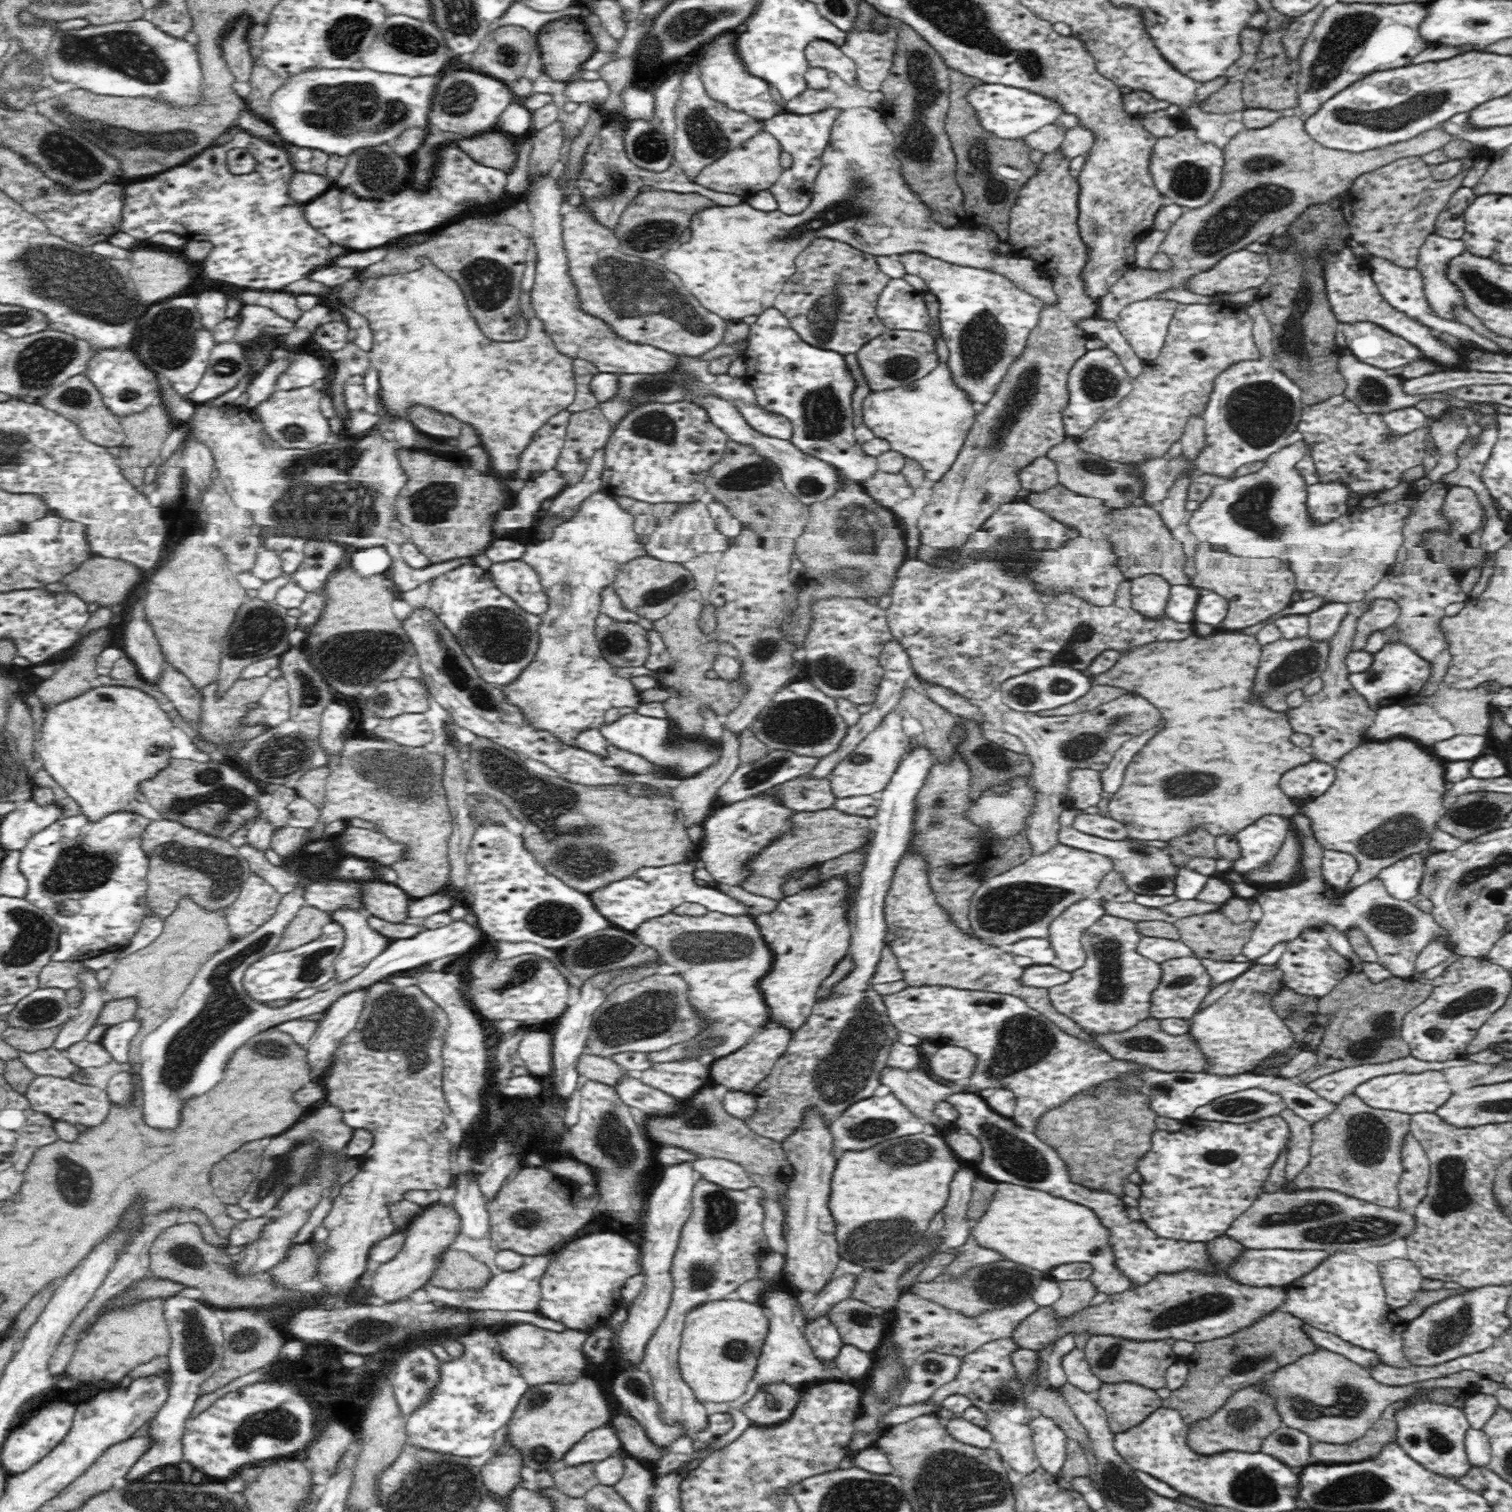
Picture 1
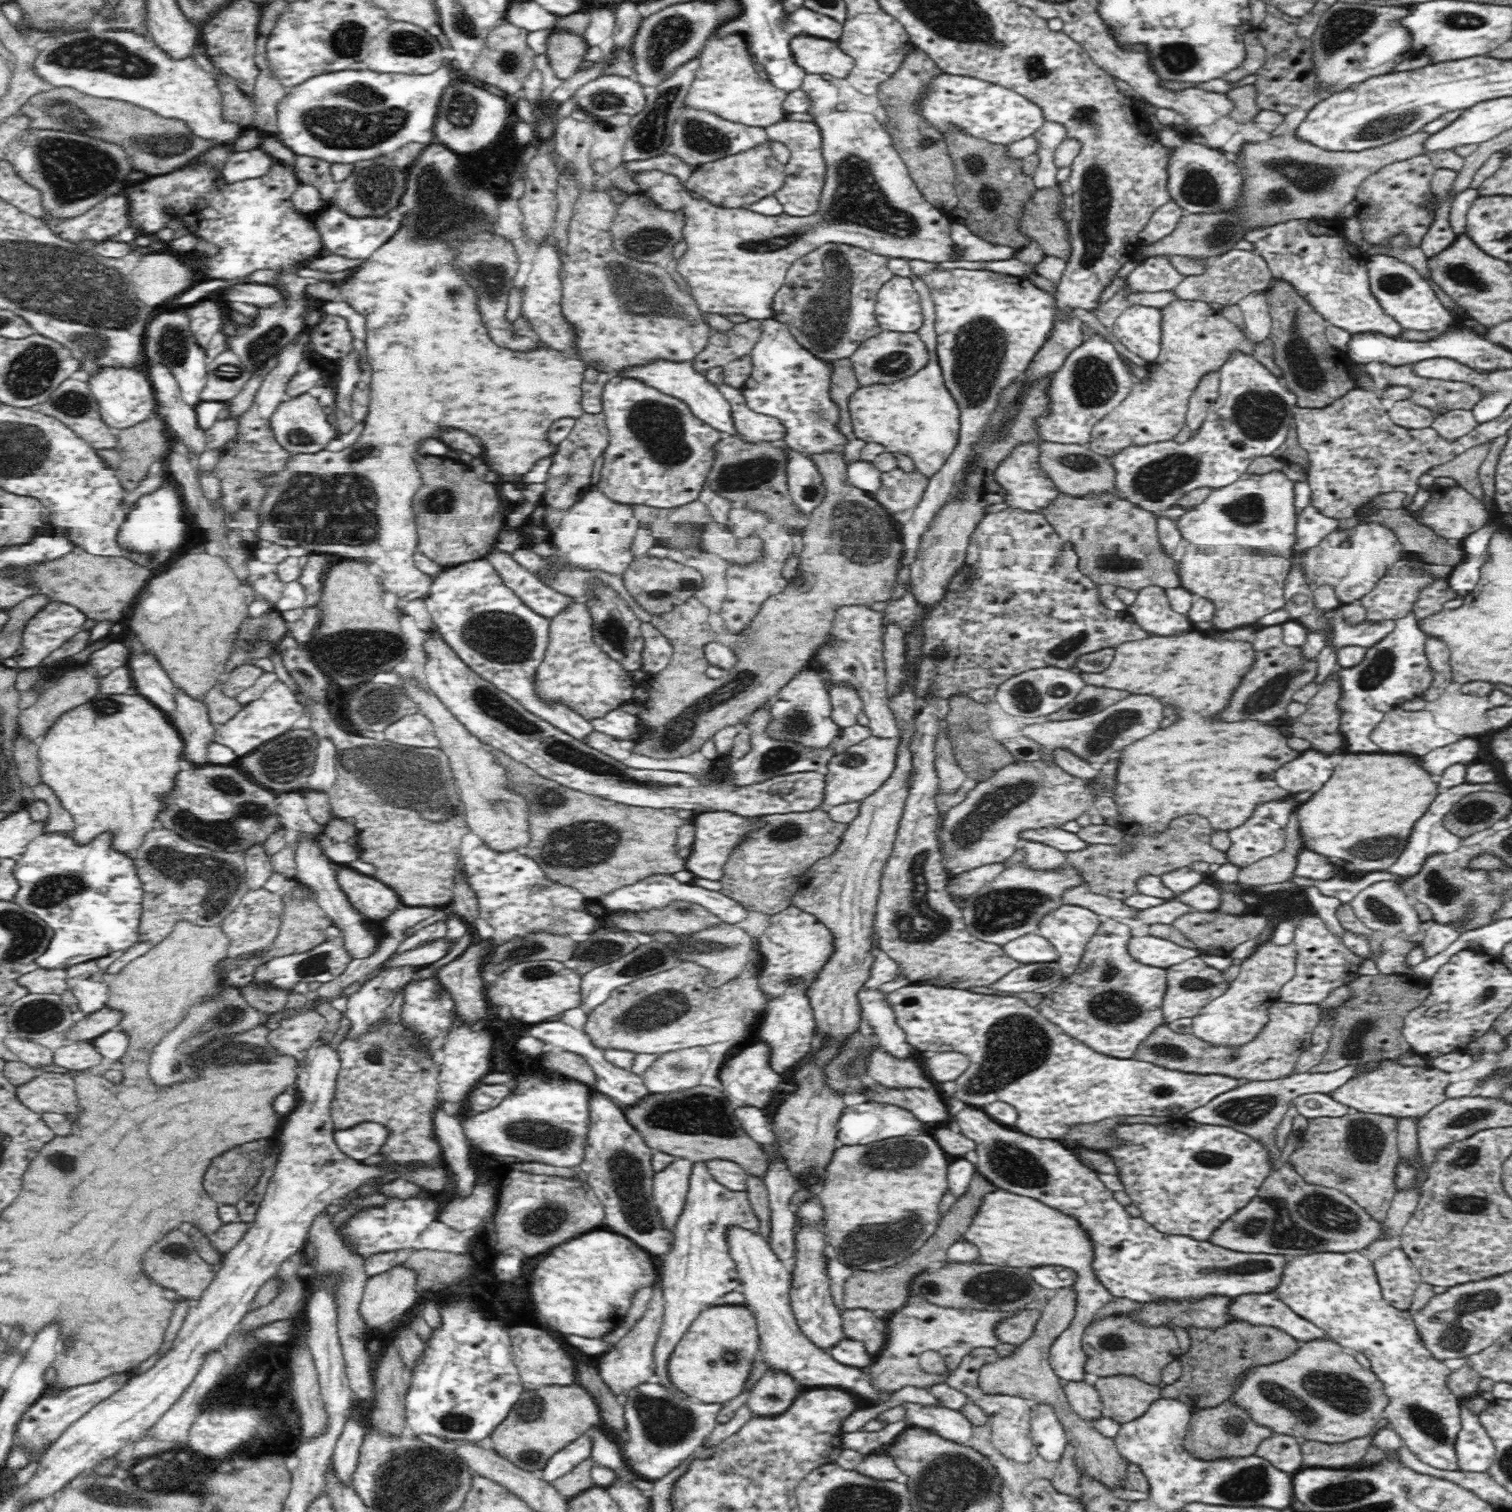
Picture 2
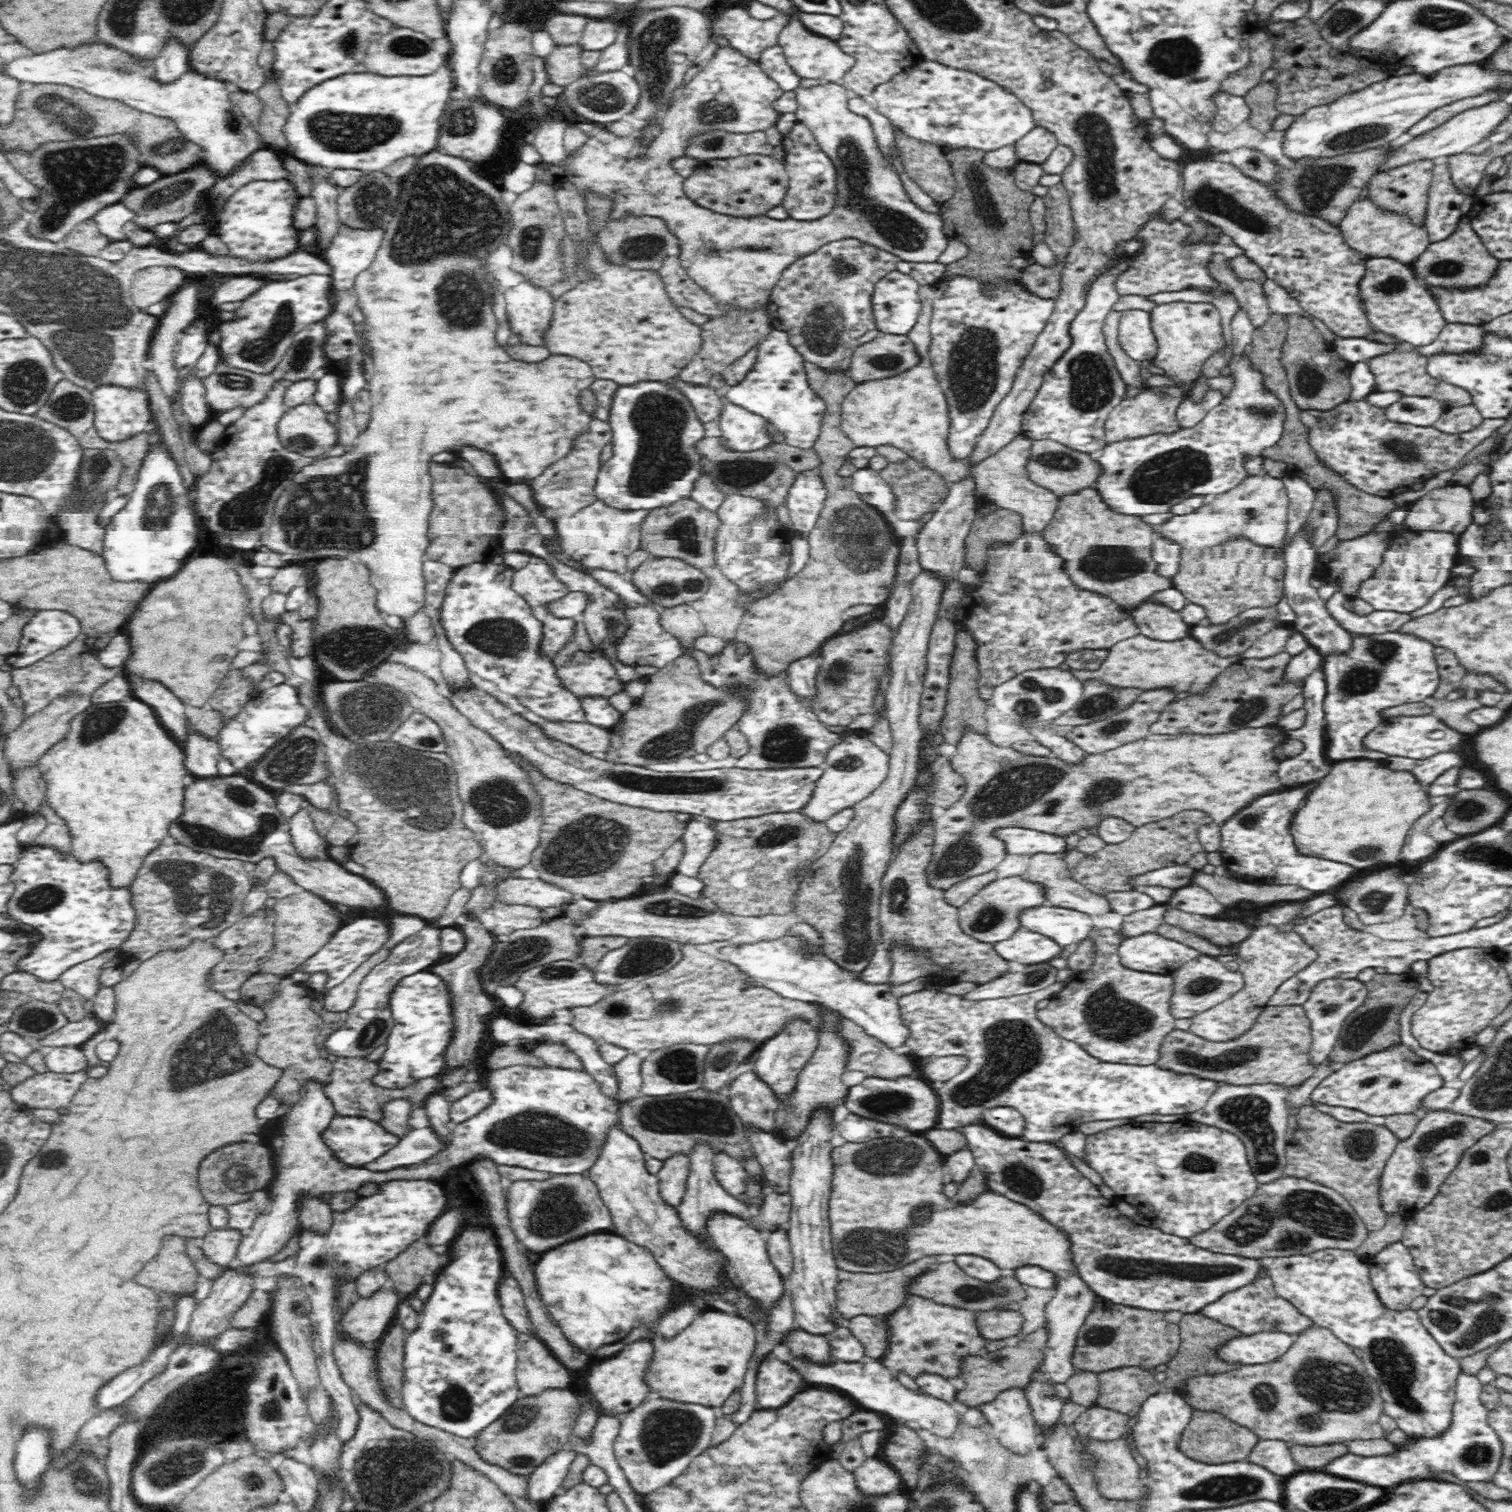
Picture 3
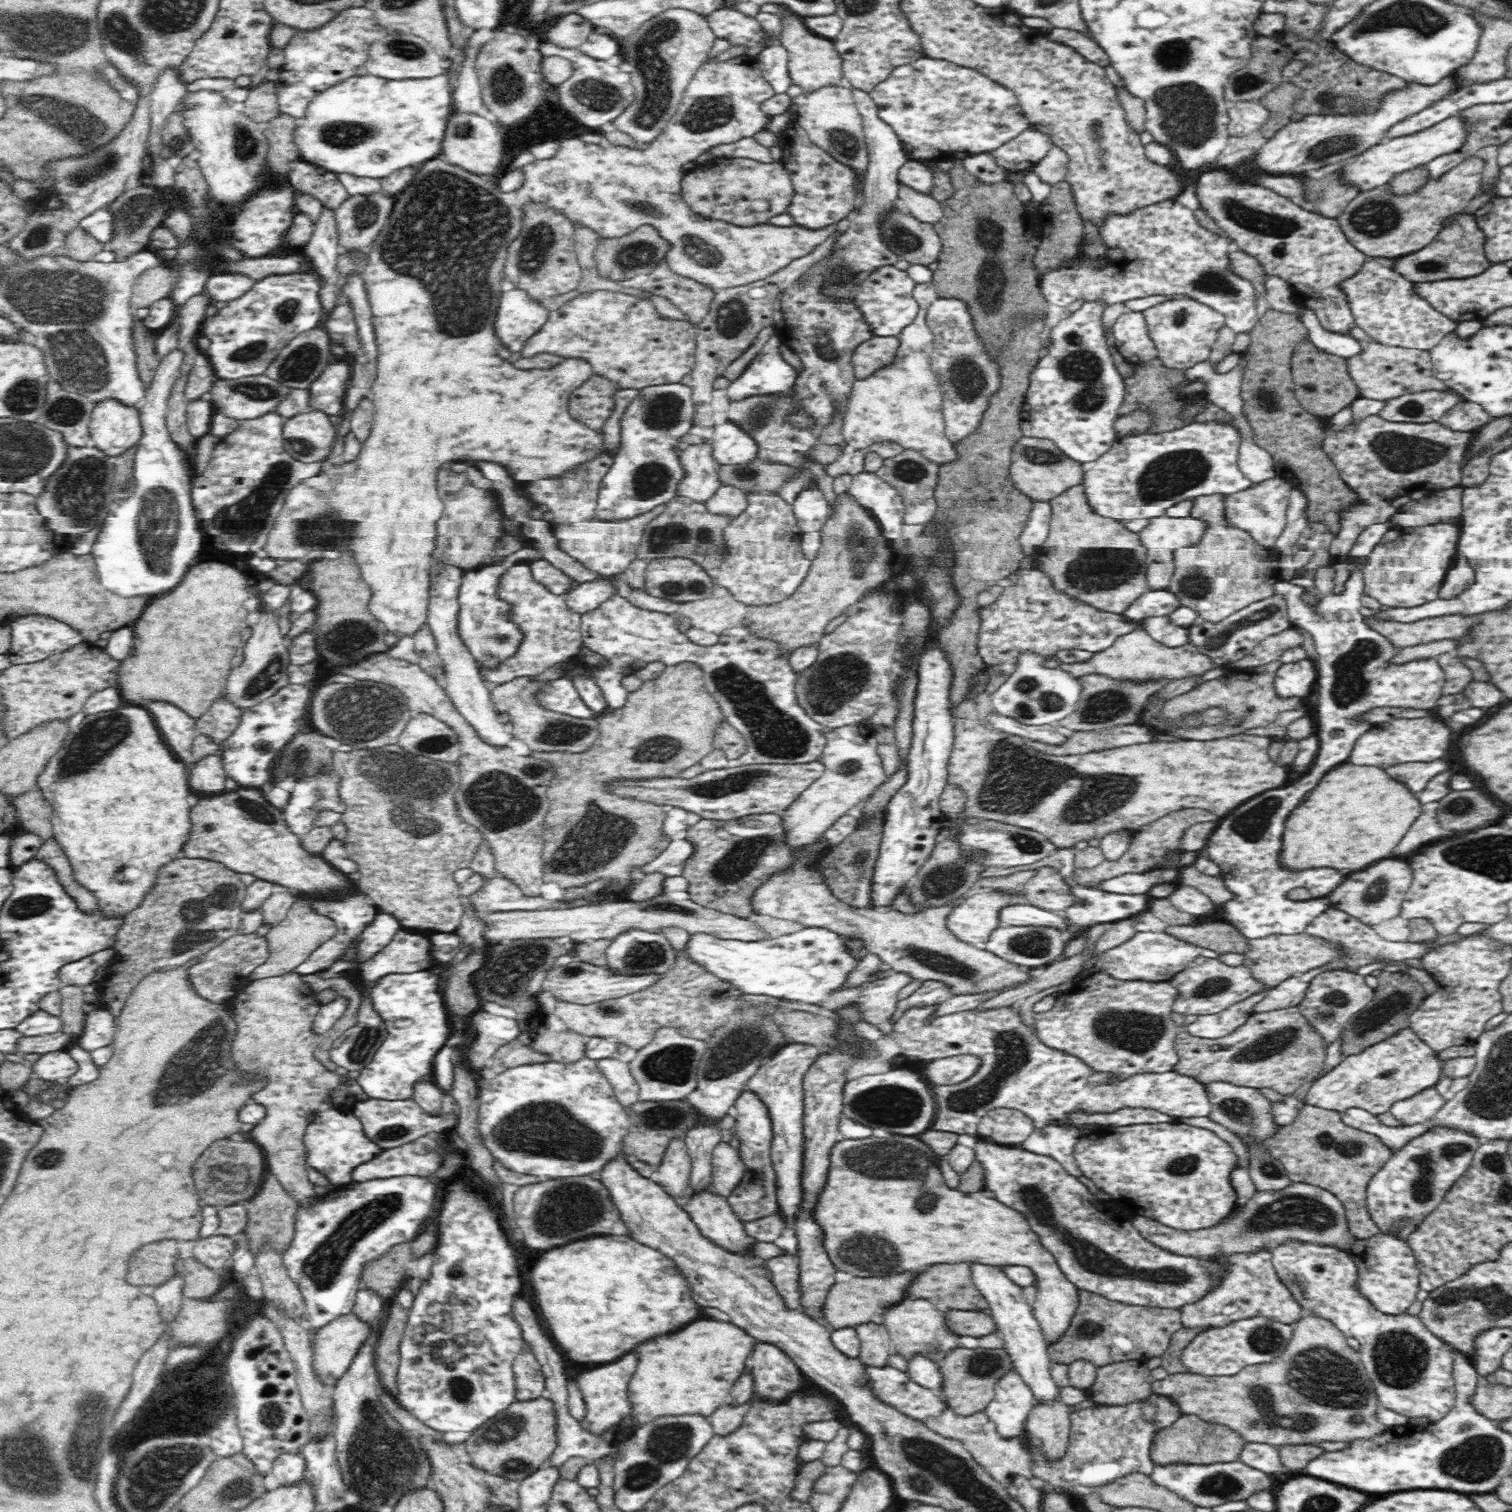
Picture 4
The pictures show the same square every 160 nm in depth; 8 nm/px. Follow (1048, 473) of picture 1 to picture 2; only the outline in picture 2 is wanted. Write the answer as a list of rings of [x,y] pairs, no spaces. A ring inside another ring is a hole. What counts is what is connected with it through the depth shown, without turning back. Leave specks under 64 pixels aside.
[[[1036,442],[1018,445],[1011,456],[1004,459],[996,469],[997,484],[1006,491],[1005,502],[1012,508],[1021,508],[1030,512],[1040,511],[1040,508],[1048,506],[1059,494],[1054,481],[1041,470],[1038,445]]]

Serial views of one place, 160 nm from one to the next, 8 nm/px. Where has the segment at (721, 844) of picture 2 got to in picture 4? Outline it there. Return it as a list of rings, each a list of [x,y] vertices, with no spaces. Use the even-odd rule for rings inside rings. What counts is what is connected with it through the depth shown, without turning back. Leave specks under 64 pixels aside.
[[[687,837],[671,840],[666,848],[652,862],[645,864],[642,870],[648,872],[663,872],[666,876],[683,876],[685,862],[695,851],[695,844]]]

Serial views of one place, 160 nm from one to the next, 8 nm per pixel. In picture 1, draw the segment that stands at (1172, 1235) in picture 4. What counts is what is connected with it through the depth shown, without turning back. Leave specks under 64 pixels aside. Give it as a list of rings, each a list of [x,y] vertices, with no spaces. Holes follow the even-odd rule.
[[[1288,1108],[1280,1112],[1280,1117],[1290,1128],[1289,1151],[1287,1155],[1287,1183],[1295,1178],[1311,1161],[1310,1148],[1313,1141],[1312,1125],[1304,1118],[1297,1116]],[[1335,1190],[1262,1192],[1252,1206],[1234,1220],[1226,1234],[1250,1249],[1356,1252],[1357,1249],[1384,1246],[1397,1238],[1406,1238],[1414,1220],[1413,1214],[1399,1206],[1378,1206]]]

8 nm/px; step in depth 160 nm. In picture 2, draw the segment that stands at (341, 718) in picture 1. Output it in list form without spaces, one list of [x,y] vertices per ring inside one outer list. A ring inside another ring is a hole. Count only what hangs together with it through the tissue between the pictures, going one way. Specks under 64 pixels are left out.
[[[320,738],[307,787],[326,793],[330,790],[334,780],[340,775],[337,766],[337,752],[336,745],[330,738]]]

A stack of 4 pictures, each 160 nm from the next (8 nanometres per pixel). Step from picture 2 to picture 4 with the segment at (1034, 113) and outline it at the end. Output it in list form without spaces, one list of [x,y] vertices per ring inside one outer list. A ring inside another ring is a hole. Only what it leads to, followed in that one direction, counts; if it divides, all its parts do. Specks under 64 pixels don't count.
[[[919,58],[895,68],[886,80],[879,82],[869,95],[878,106],[879,117],[889,125],[902,141],[906,162],[935,163],[964,160],[974,154],[998,150],[1028,130],[1029,119],[1022,112],[1014,91],[994,82],[980,71],[958,66],[946,59]]]

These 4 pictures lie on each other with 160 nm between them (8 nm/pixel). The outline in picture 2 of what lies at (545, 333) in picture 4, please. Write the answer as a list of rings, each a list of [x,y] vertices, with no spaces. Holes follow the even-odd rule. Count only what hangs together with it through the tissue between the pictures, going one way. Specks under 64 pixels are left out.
[[[564,113],[564,115],[560,114],[560,118],[558,118],[558,122],[556,122],[554,135],[556,142],[556,154],[563,158],[566,162],[570,162],[570,164],[574,165],[574,168],[576,168],[575,180],[581,184],[582,188],[582,192],[580,192],[579,198],[576,200],[576,204],[574,204],[572,218],[570,218],[570,224],[568,226],[568,242],[566,242],[564,250],[564,264],[562,268],[564,278],[561,300],[562,314],[565,316],[565,320],[573,324],[573,328],[575,328],[575,336],[577,336],[575,338],[575,348],[577,348],[578,358],[587,362],[589,366],[601,369],[601,372],[610,372],[614,374],[620,374],[622,369],[629,369],[630,366],[645,365],[646,362],[654,361],[656,358],[664,358],[665,360],[674,362],[693,361],[694,358],[698,356],[698,353],[705,349],[714,329],[705,321],[705,313],[701,312],[697,306],[697,302],[693,299],[690,292],[682,290],[676,281],[674,281],[674,277],[668,273],[665,263],[645,264],[642,261],[626,258],[626,255],[618,253],[613,247],[611,223],[617,213],[617,206],[615,206],[613,198],[611,198],[606,191],[598,192],[598,190],[592,190],[594,172],[593,166],[591,166],[592,161],[588,158],[592,140],[589,137],[590,135],[588,135],[588,131],[592,131],[593,129],[594,124],[591,120],[576,120]]]

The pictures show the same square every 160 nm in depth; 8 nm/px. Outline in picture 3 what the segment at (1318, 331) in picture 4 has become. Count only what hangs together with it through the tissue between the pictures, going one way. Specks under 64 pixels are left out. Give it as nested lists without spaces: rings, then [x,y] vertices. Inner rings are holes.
[[[1338,337],[1332,343],[1333,349],[1342,359],[1349,363],[1366,362],[1376,355],[1390,353],[1395,344],[1382,343],[1368,338],[1342,338]]]

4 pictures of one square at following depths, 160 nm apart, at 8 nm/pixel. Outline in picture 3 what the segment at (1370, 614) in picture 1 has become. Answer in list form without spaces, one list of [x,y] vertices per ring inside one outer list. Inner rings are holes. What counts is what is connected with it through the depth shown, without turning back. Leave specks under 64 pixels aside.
[[[1394,532],[1382,564],[1374,574],[1362,582],[1358,597],[1368,602],[1373,610],[1401,612],[1410,615],[1422,608],[1444,584],[1451,580],[1451,570],[1459,561],[1459,535],[1447,532]]]

